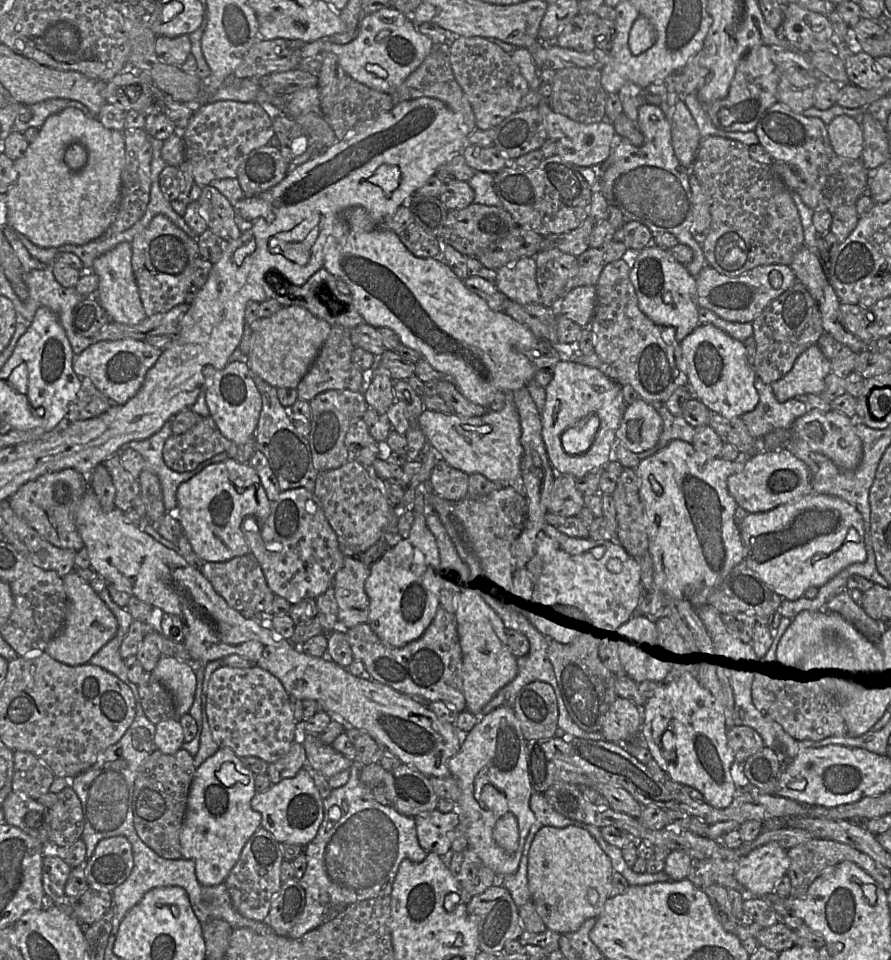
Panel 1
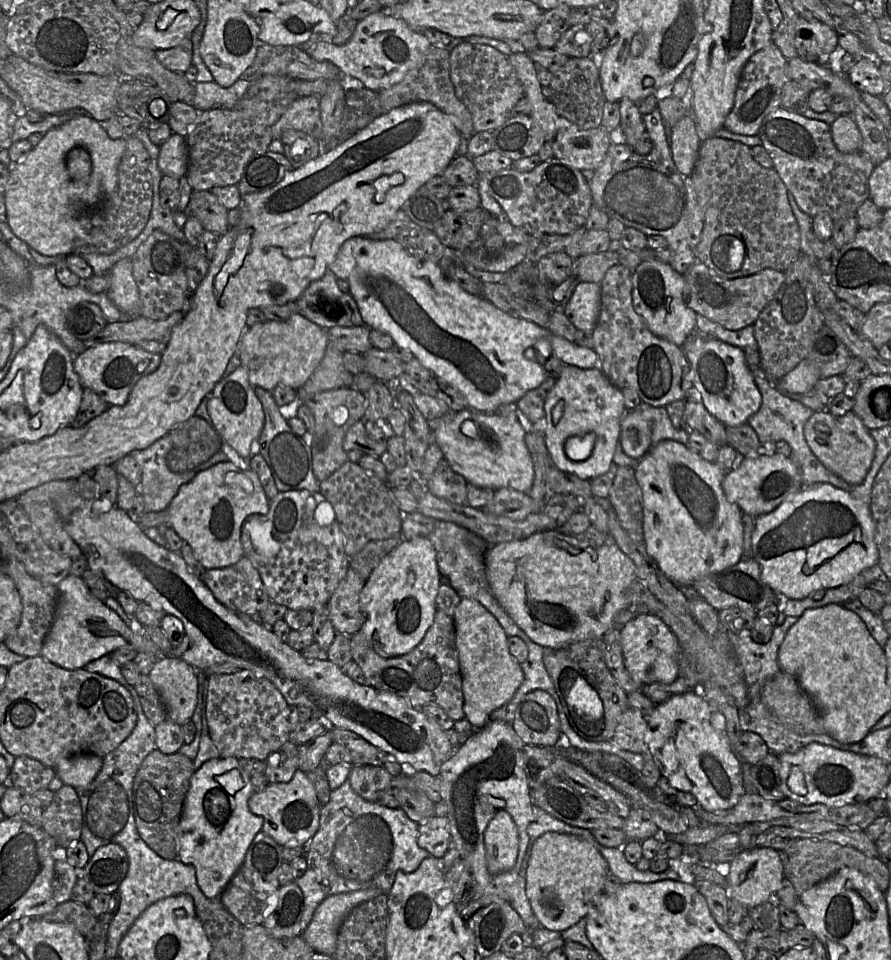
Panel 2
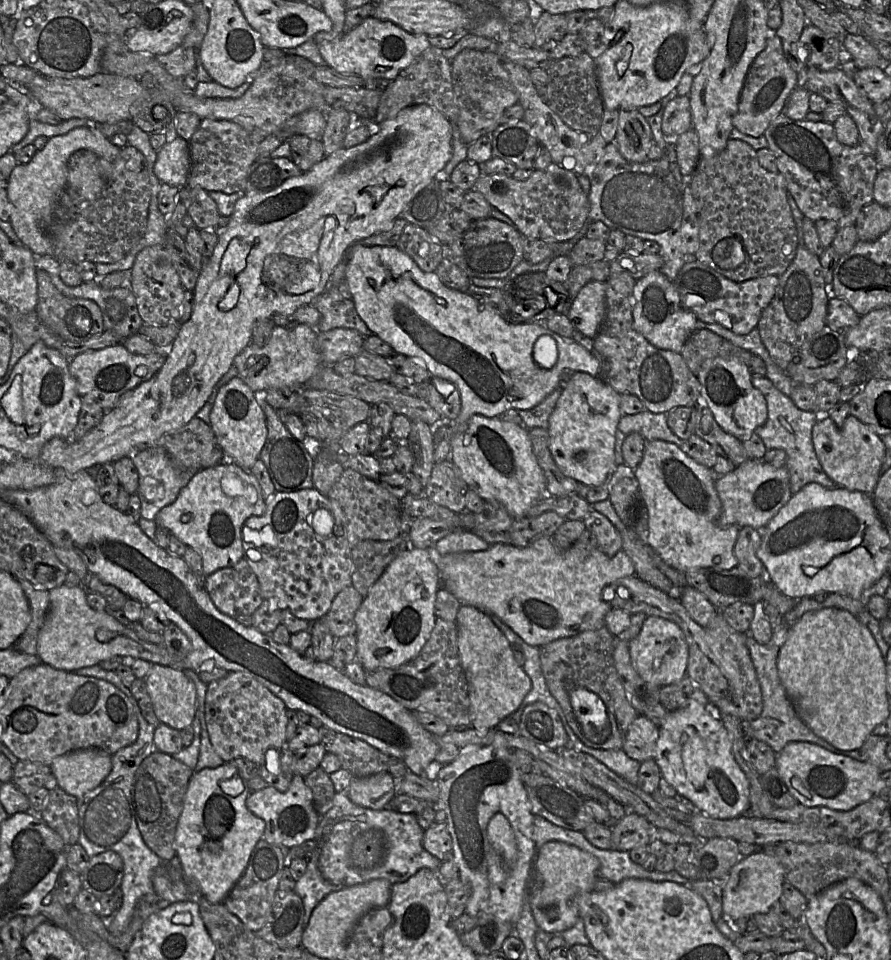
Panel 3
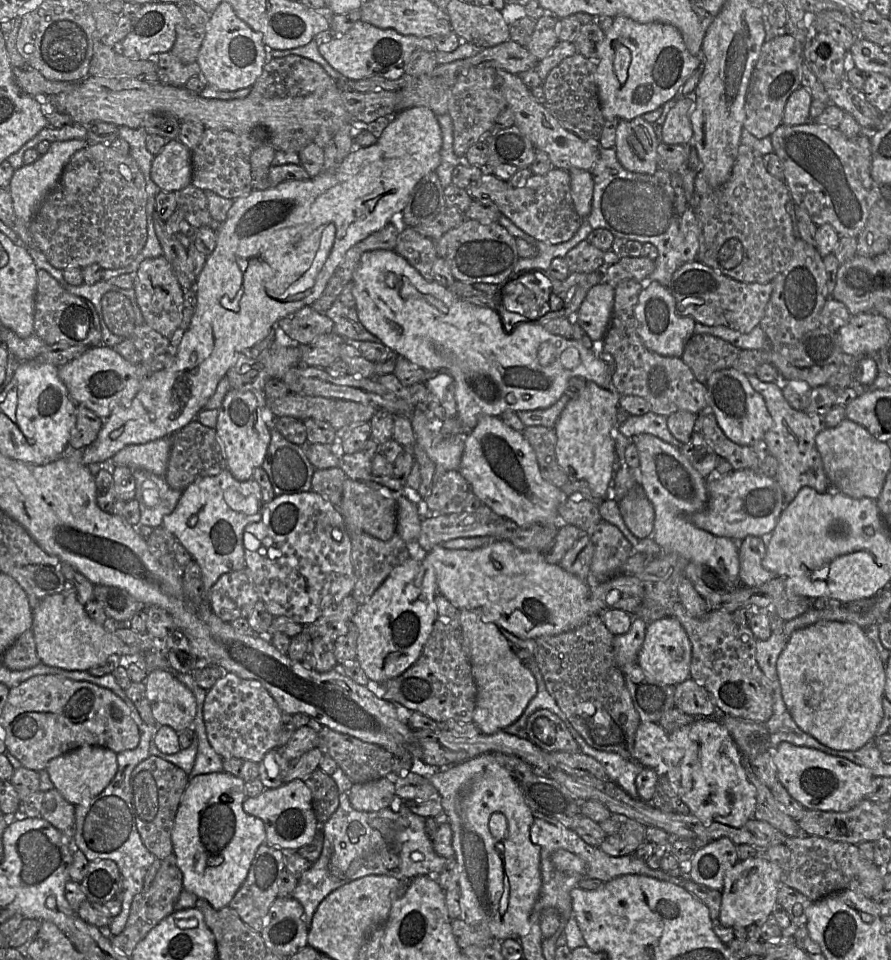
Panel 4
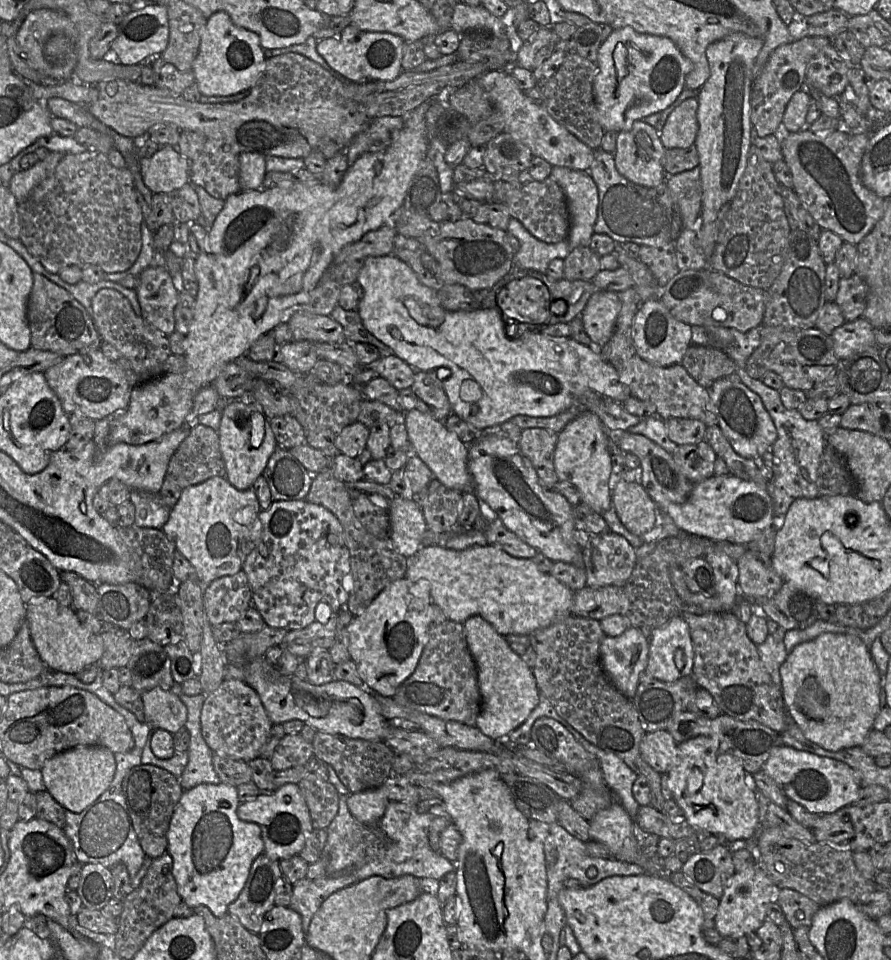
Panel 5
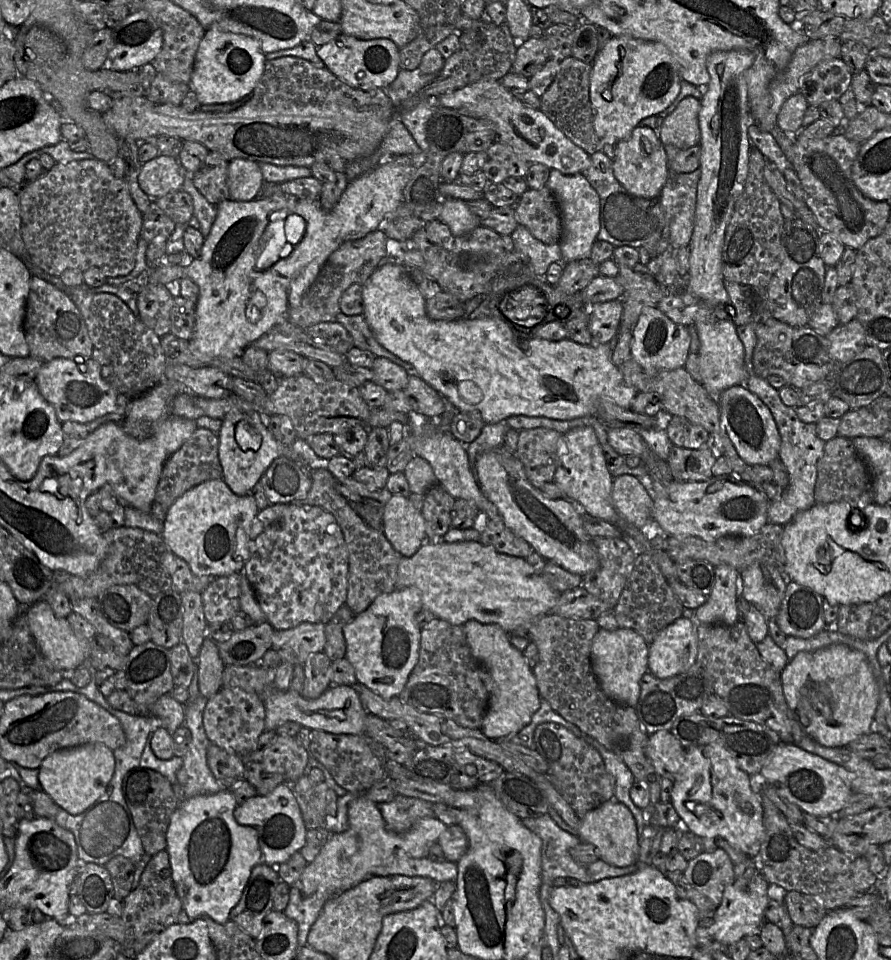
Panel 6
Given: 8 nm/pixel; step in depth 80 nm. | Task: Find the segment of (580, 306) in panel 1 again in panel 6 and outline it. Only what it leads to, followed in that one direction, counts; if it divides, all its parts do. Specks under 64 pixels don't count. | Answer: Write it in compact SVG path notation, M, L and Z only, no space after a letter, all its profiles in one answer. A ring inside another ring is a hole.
M622 299L588 306L589 329L594 344L605 344L617 336L624 310Z

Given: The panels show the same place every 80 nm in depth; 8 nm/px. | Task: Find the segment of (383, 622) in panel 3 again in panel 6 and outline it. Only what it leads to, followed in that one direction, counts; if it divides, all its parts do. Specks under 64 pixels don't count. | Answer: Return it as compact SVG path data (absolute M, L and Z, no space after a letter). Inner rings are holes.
M397 587L392 592L379 595L364 612L355 615L344 627L346 657L354 667L357 682L385 698L400 695L419 659L421 629L416 623L416 616L422 609L422 594L417 587Z

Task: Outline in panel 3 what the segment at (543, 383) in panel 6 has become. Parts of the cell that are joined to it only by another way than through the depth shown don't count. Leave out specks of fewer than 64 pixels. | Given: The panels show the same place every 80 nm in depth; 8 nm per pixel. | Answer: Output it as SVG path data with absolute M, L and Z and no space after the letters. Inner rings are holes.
M354 243L345 259L344 281L350 288L358 315L371 332L387 342L392 349L423 364L432 377L455 384L459 391L461 411L456 419L447 421L449 429L444 439L434 448L435 463L449 458L451 439L467 429L468 421L473 415L492 418L508 409L531 409L555 390L564 370L585 372L604 379L602 362L573 339L563 338L547 329L544 324L508 321L466 292L445 286L435 272L422 271L414 260L397 246L365 246ZM542 336L551 337L558 351L557 361L550 369L541 368L533 360L534 345Z

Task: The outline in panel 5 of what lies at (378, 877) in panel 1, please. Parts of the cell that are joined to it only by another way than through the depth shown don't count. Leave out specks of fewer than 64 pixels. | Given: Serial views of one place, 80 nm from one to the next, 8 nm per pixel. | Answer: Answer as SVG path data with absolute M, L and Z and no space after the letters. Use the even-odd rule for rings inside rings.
M348 795L339 796L337 814L326 828L327 841L323 855L327 857L327 876L316 879L304 877L293 884L288 907L300 914L305 934L321 904L344 887L370 876L395 878L411 875L420 879L424 889L428 883L436 884L445 874L456 869L456 862L449 861L440 852L430 848L428 831L435 816L417 812L415 803L390 801L377 824L367 825L354 818L349 811Z

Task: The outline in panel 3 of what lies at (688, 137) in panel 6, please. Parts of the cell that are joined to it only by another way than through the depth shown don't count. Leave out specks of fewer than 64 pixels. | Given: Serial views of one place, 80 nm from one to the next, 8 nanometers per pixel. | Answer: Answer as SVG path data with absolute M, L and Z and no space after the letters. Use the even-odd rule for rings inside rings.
M676 96L664 107L661 130L665 136L679 136L692 128L688 96Z

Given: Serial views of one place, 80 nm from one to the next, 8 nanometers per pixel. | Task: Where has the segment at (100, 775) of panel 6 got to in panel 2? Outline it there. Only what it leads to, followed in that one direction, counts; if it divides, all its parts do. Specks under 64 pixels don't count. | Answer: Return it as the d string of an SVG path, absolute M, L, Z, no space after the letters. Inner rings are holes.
M77 754L62 759L57 764L56 775L64 785L75 789L89 785L100 772L103 758L94 754Z

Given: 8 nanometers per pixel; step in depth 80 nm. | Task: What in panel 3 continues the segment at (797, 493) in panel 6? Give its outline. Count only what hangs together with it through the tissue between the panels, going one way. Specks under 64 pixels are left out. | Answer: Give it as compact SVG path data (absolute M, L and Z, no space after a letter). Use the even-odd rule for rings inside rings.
M753 375L752 384L765 397L768 409L768 417L765 424L758 427L755 433L762 439L767 450L782 449L786 452L785 467L790 474L792 495L797 494L804 486L810 483L817 483L828 489L838 487L823 470L814 449L812 430L818 421L818 413L802 411L797 408L793 401L780 392L766 377Z

